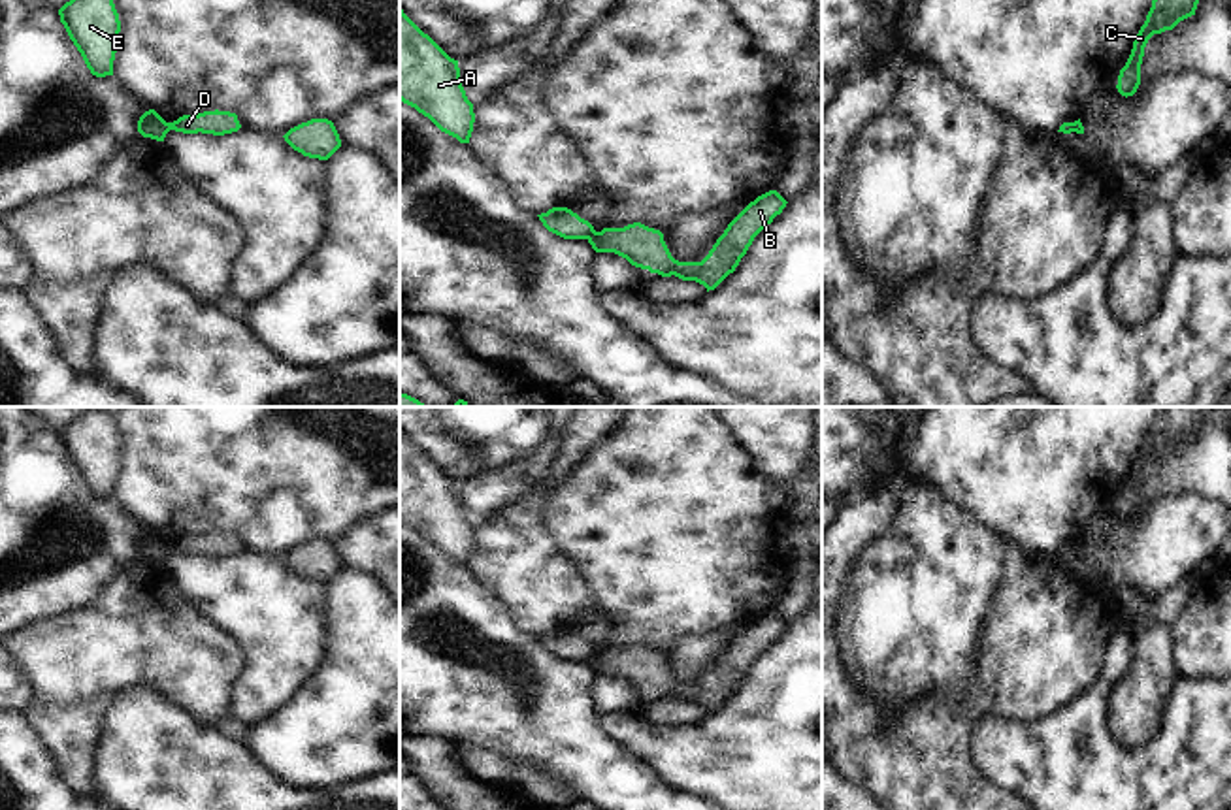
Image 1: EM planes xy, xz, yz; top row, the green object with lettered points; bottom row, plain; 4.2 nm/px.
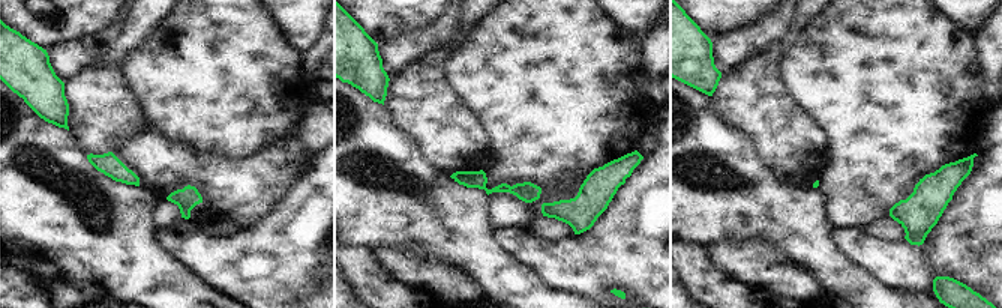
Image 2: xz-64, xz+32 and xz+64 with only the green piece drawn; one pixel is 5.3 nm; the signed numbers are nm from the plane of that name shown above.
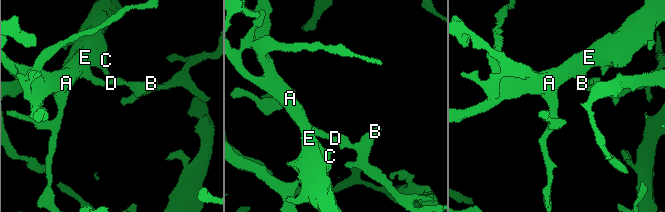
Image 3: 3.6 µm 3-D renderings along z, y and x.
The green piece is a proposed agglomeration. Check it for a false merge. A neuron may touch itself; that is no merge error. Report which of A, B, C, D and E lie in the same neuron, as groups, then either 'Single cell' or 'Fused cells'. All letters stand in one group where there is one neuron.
Groups: A C E / B D. Fused cells.

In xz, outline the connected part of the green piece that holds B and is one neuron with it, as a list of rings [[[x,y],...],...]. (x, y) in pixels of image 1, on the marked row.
[[[777,190],[758,196],[728,224],[701,262],[675,260],[664,234],[641,222],[624,228],[603,228],[588,237],[588,243],[596,252],[615,252],[632,266],[662,277],[675,275],[682,281],[696,281],[709,292],[735,271],[754,237],[782,213],[786,203]]]

